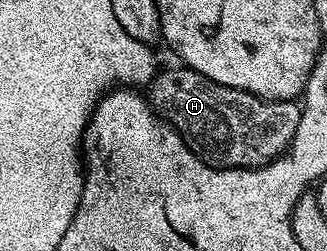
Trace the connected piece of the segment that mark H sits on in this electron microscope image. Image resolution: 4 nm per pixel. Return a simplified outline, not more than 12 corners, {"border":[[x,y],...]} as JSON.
{"border":[[159,69],[148,101],[202,161],[257,170],[289,151],[297,101]]}

